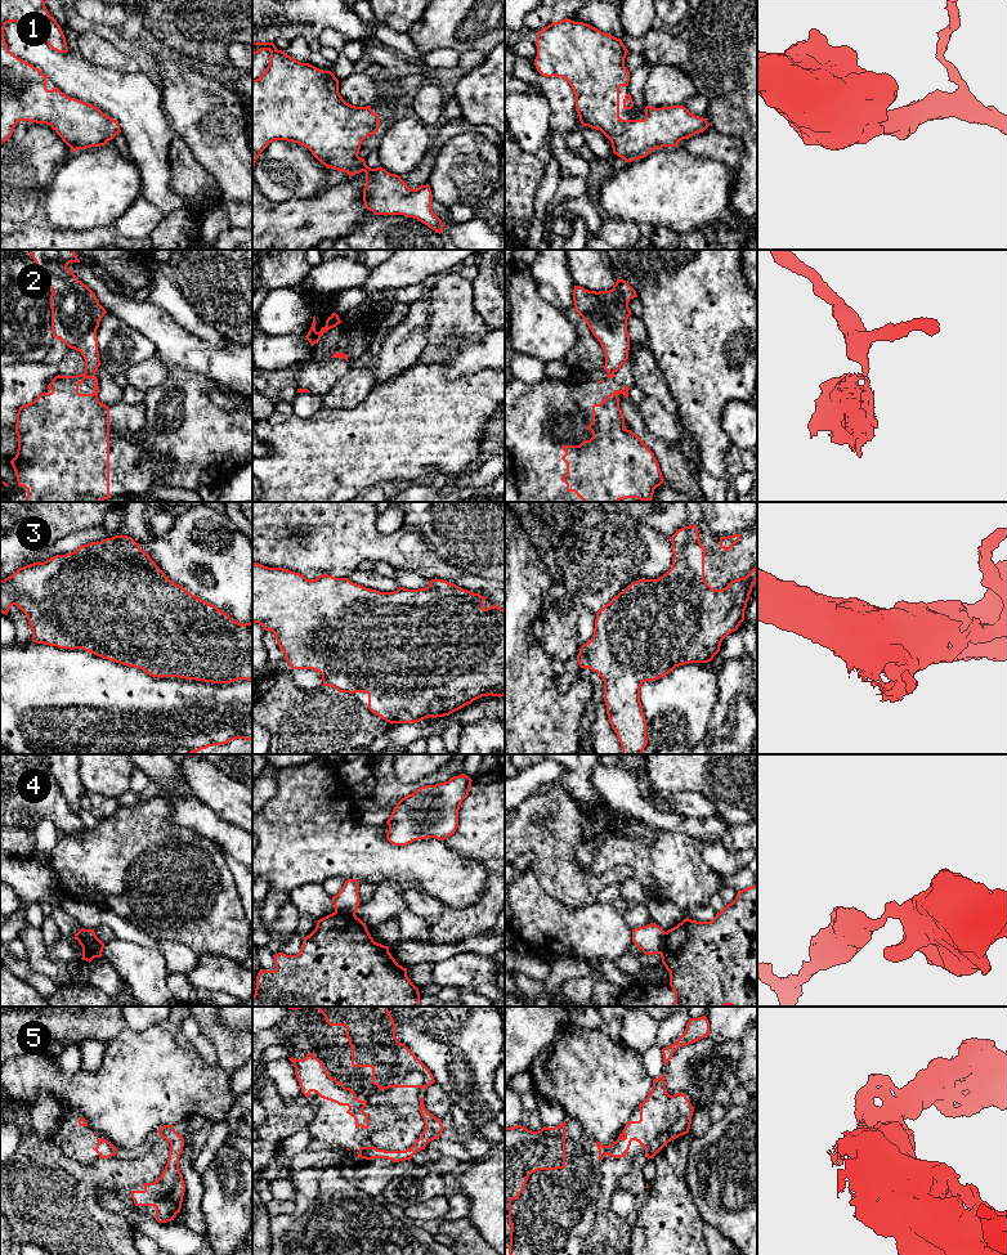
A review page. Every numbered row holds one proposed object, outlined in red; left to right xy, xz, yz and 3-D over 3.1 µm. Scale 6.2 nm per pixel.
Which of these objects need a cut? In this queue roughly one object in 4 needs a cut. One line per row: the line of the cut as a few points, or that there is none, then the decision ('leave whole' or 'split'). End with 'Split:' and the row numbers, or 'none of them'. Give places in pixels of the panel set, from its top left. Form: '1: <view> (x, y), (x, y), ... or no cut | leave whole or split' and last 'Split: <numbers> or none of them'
1: no cut | leave whole
2: xy (85, 370), (94, 375) | split
3: no cut | leave whole
4: xy (81, 944), (90, 945), (101, 955) | split
5: no cut | leave whole
Split: 2, 4

